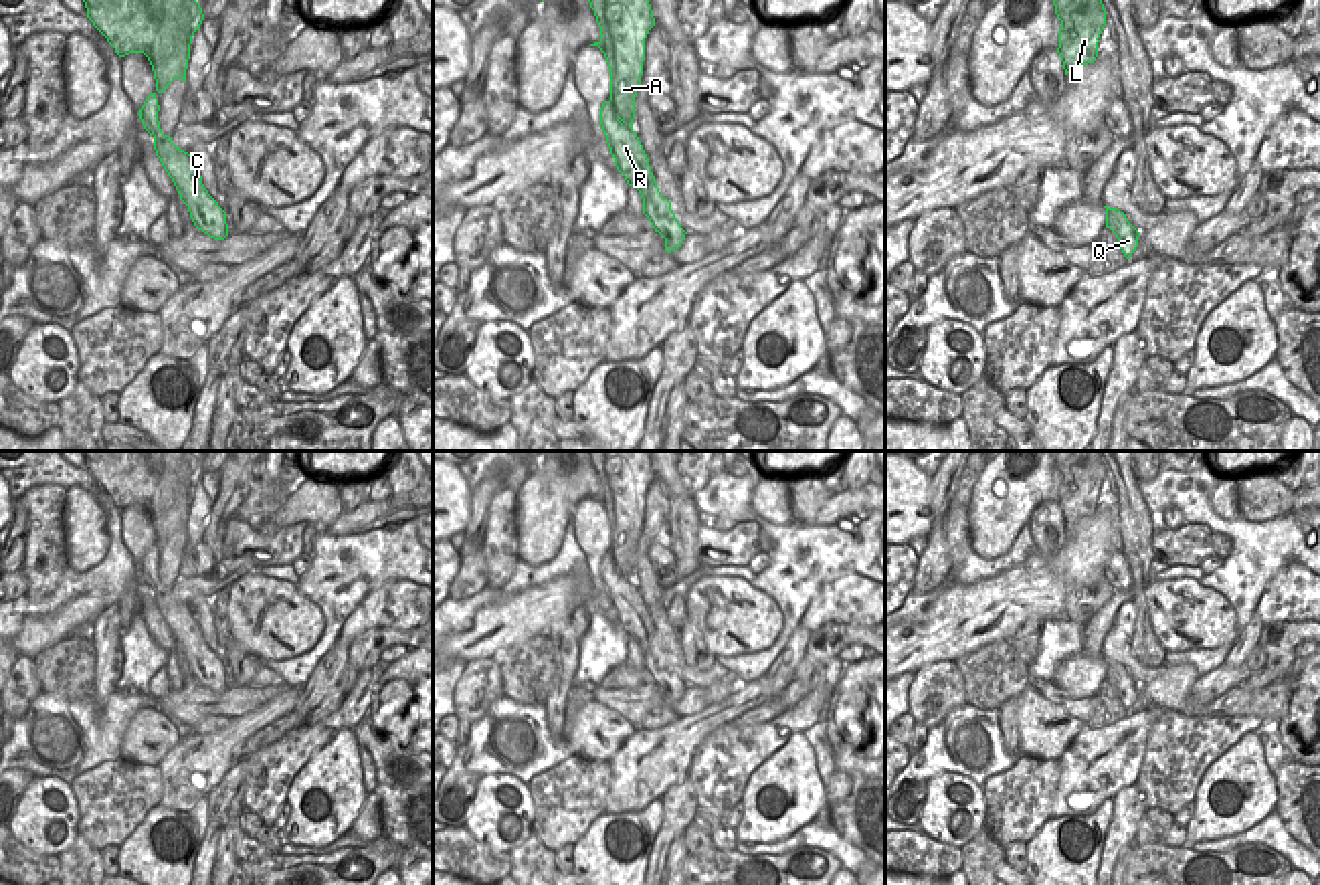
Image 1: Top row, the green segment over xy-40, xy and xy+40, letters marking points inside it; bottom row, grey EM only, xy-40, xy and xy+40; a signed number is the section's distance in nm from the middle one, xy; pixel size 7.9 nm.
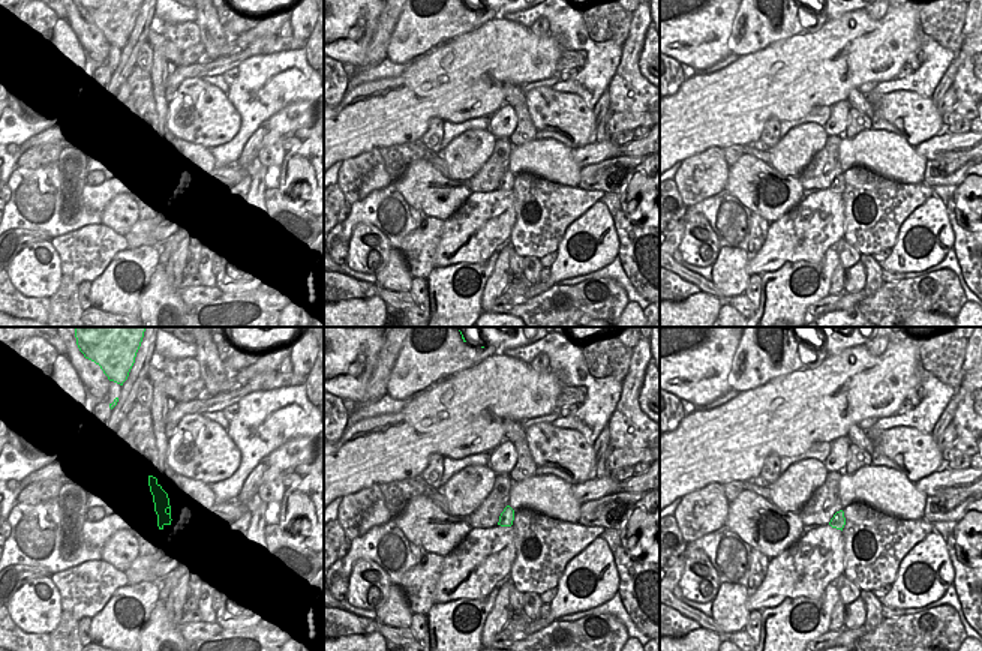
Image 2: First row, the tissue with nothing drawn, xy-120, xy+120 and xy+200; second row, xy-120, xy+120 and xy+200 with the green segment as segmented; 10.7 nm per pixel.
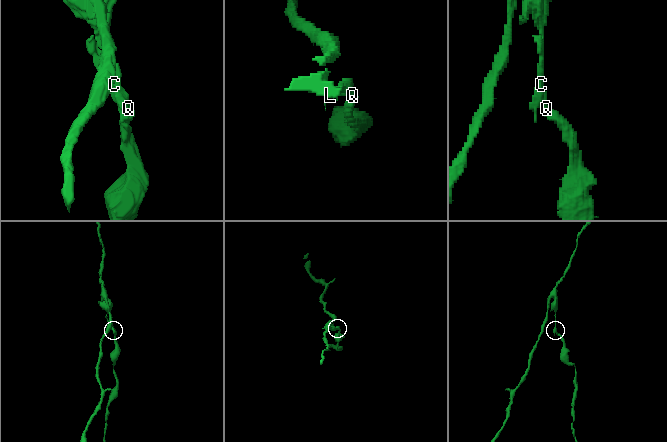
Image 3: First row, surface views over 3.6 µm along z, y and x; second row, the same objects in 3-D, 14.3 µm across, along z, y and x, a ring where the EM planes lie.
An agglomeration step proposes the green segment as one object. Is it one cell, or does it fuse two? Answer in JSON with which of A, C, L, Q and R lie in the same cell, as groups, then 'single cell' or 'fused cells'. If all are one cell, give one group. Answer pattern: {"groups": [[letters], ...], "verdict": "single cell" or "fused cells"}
{"groups": [["A", "L"], ["C", "Q", "R"]], "verdict": "fused cells"}

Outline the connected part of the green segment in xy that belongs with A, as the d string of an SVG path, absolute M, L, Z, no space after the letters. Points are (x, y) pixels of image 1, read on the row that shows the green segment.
M588 0L600 26L598 46L610 69L610 99L623 123L633 125L645 38L655 26L649 0Z

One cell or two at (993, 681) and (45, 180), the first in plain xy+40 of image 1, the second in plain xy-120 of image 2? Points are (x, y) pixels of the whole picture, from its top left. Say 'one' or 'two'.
two

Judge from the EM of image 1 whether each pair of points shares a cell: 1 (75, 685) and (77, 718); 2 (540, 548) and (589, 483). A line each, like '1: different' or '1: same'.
1: different
2: same

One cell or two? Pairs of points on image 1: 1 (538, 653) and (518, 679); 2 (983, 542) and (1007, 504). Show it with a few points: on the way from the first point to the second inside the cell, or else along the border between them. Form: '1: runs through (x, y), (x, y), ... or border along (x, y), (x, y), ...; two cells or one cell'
1: runs through (532, 659), (524, 673); one cell
2: runs through (993, 532), (997, 514); one cell

